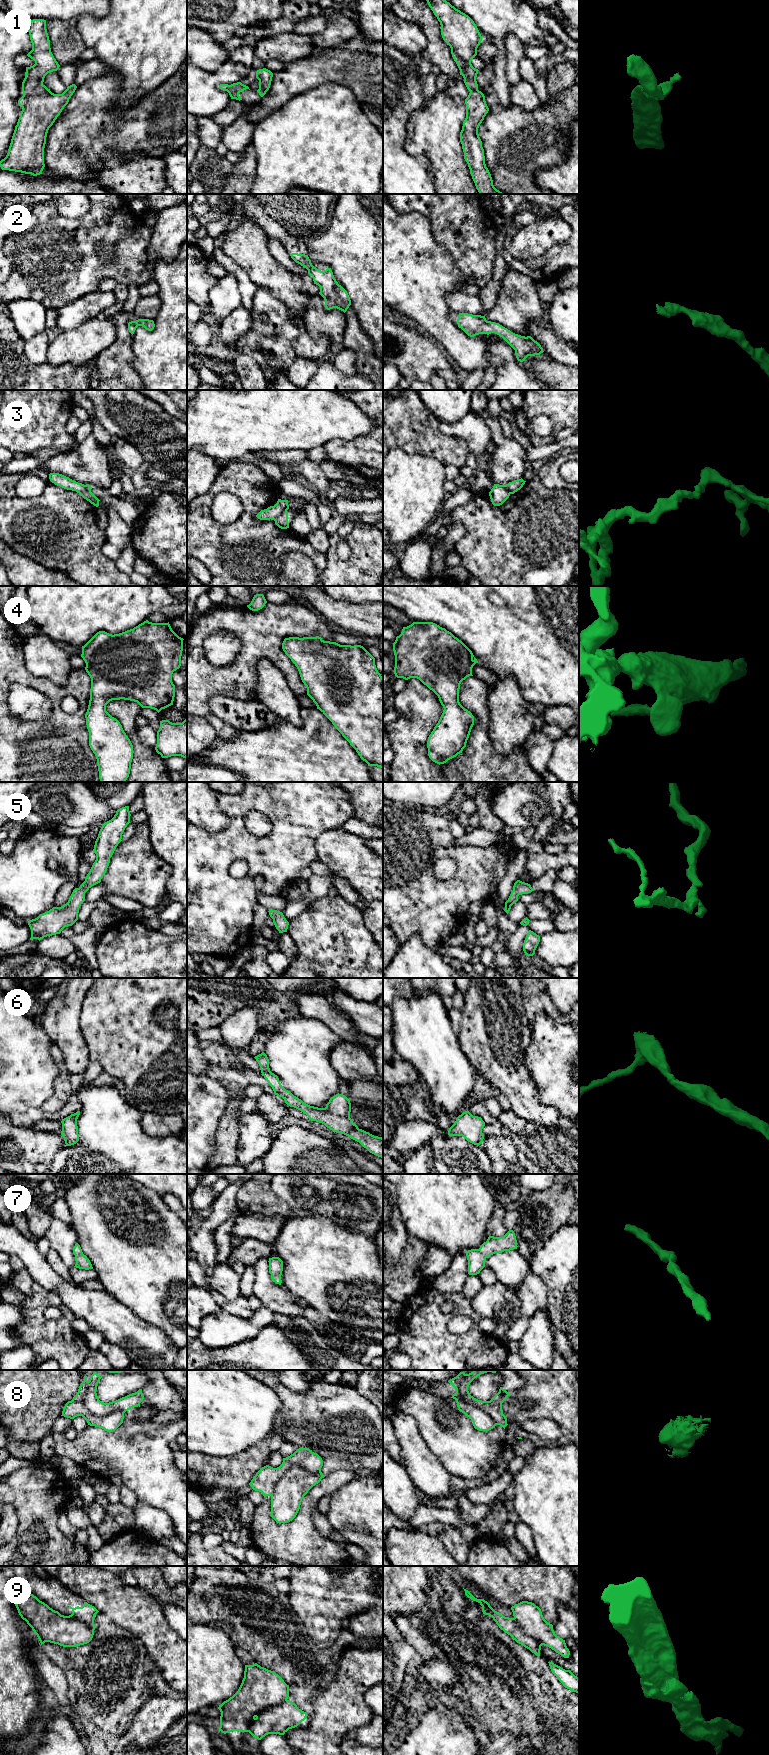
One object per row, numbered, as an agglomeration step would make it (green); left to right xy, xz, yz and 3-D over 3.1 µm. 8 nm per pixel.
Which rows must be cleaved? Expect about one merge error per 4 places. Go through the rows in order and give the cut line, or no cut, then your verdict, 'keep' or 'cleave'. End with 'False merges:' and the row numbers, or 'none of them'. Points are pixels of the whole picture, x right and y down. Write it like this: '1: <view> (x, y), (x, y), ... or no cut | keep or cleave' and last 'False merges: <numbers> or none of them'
1: no cut | keep
2: no cut | keep
3: xz (286, 510), (273, 519) | cleave
4: no cut | keep
5: no cut | keep
6: no cut | keep
7: no cut | keep
8: xy (87, 1381), (83, 1404), (91, 1413), (123, 1413) | cleave
9: yz (513, 1618), (528, 1635), (541, 1645) | cleave
False merges: 3, 8, 9

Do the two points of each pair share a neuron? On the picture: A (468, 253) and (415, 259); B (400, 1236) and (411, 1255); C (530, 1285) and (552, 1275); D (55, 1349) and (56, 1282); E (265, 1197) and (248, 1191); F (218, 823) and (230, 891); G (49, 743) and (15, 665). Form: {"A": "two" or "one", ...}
{"A": "two", "B": "two", "C": "two", "D": "two", "E": "one", "F": "two", "G": "one"}

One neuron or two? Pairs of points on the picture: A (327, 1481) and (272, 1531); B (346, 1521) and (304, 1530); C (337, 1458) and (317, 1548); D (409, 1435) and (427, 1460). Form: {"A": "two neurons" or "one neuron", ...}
{"A": "one neuron", "B": "two neurons", "C": "two neurons", "D": "one neuron"}

